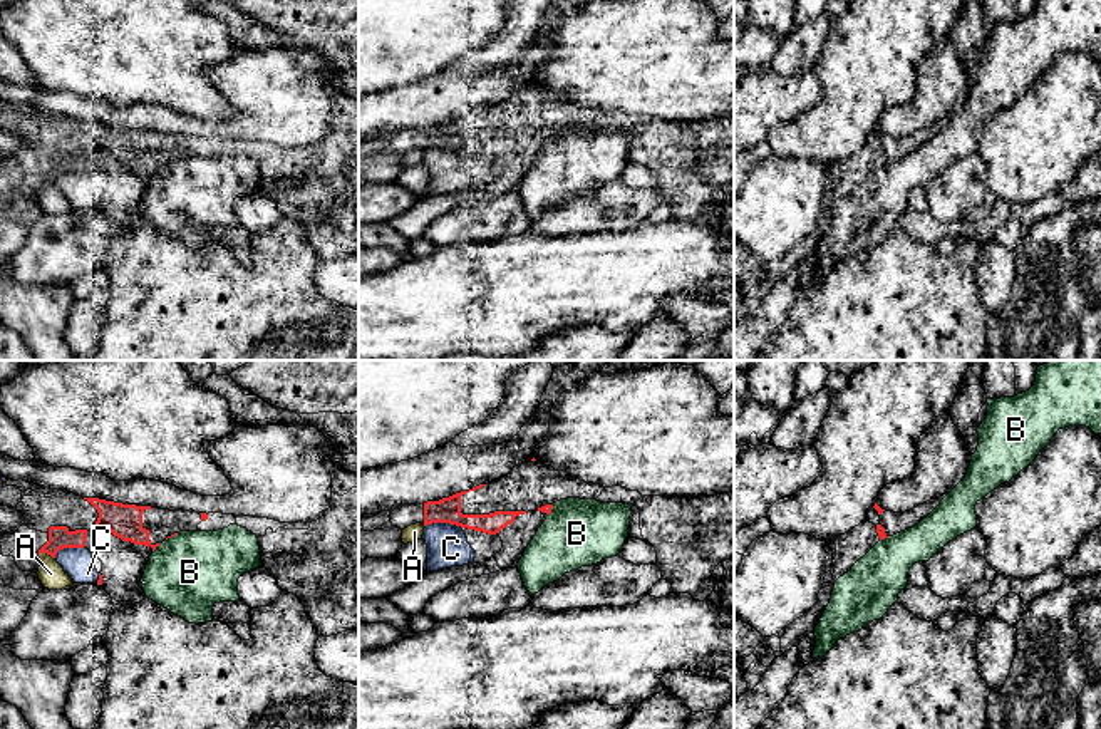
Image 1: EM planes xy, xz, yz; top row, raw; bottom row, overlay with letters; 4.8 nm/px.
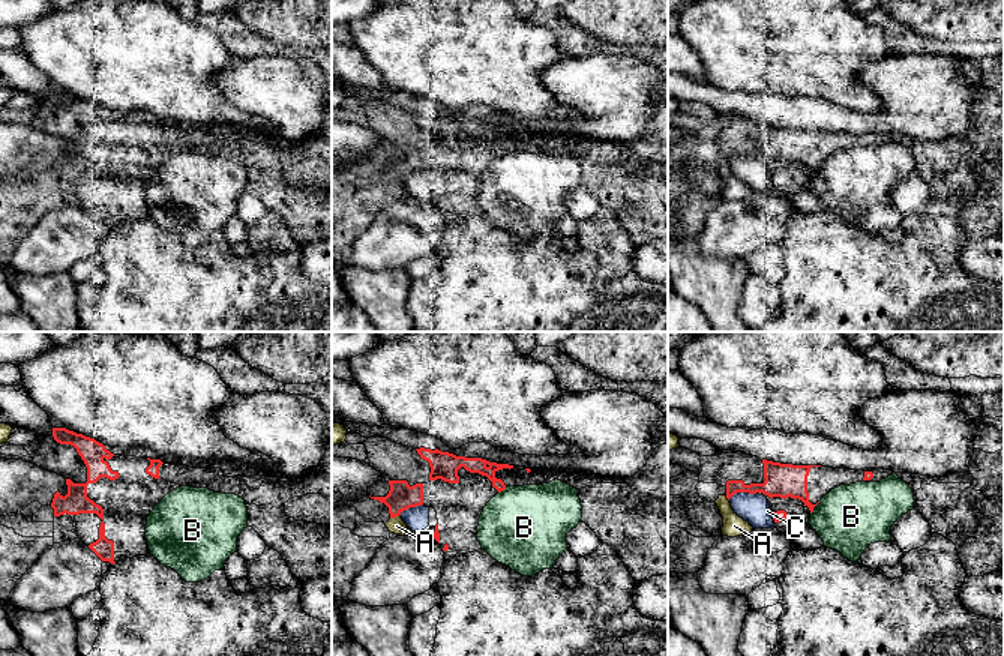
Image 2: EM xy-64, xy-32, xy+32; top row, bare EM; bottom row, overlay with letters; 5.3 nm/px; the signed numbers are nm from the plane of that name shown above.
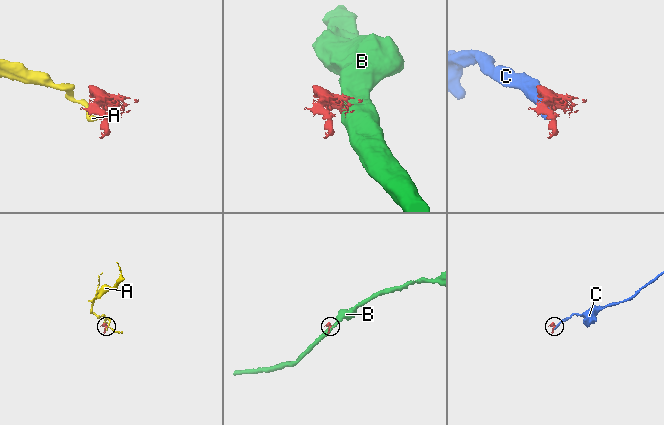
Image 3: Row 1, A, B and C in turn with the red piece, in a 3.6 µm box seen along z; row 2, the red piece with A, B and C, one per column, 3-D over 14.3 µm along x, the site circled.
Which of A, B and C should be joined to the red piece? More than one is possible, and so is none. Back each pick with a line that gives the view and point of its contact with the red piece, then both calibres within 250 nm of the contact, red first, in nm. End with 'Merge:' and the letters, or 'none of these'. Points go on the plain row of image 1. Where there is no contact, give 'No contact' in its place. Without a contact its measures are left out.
Merge: none of these

